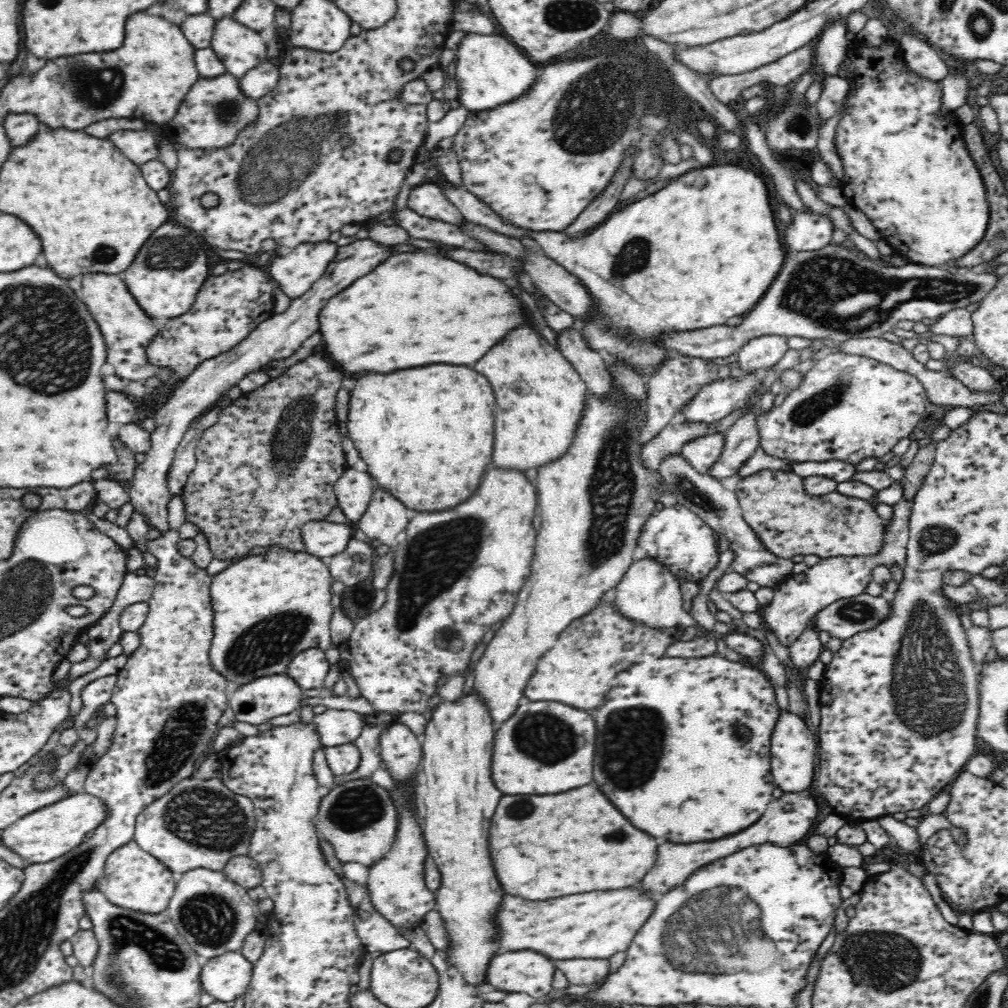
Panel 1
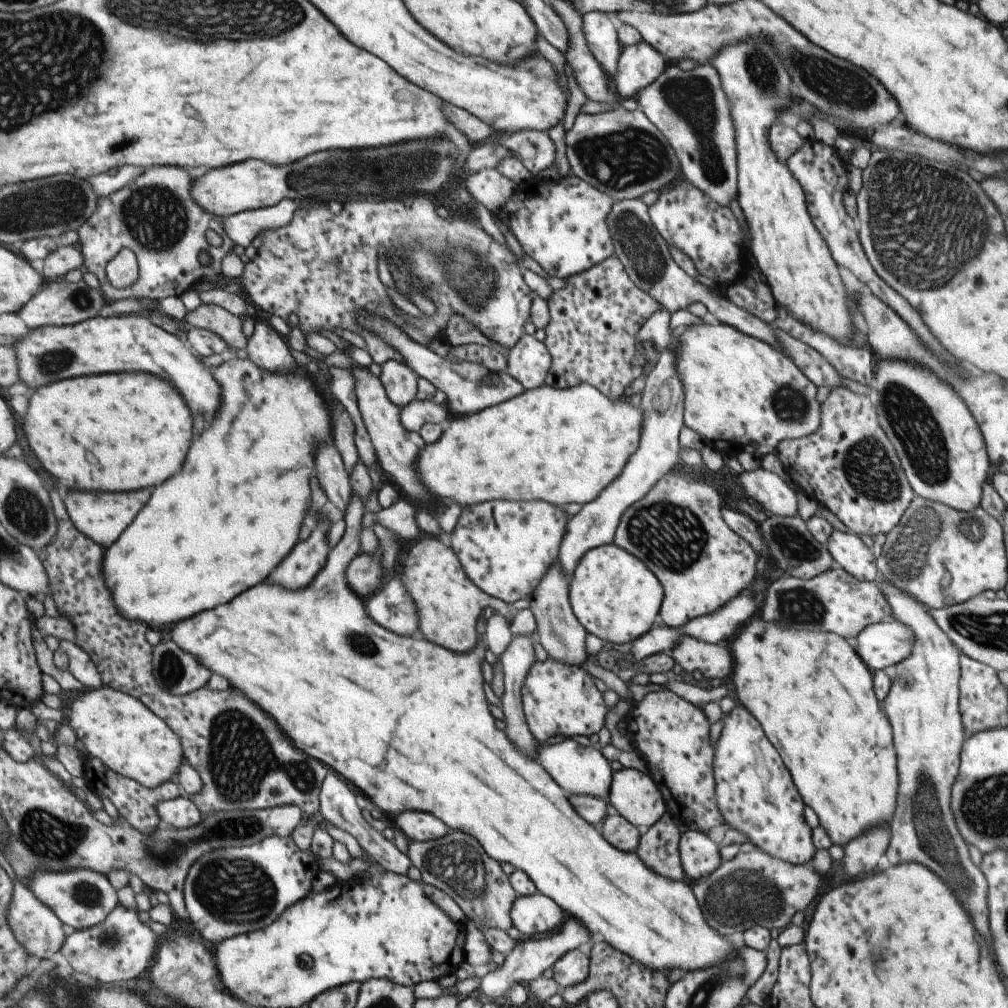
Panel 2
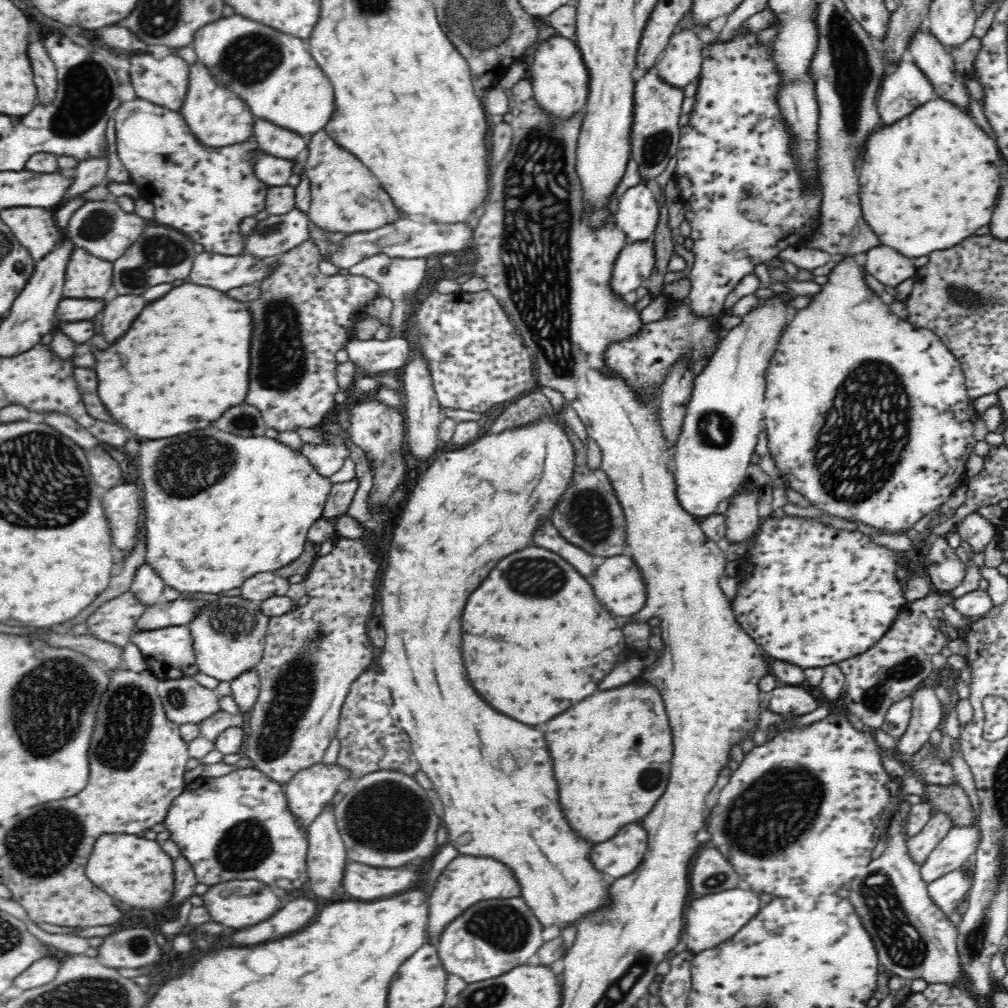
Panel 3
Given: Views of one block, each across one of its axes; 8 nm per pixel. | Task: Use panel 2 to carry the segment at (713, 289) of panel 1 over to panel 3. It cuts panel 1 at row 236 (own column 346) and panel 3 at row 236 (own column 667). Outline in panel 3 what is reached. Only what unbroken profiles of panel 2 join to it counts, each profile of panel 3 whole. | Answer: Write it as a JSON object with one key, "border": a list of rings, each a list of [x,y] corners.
{"border":[[[936,96],[897,124],[872,132],[866,146],[864,164],[861,162],[862,168],[858,169],[862,180],[862,210],[882,244],[908,258],[922,258],[934,250],[956,246],[972,236],[974,230],[990,224],[998,192],[1005,181],[1000,178],[1002,158],[996,141],[977,124],[967,108]]]}

